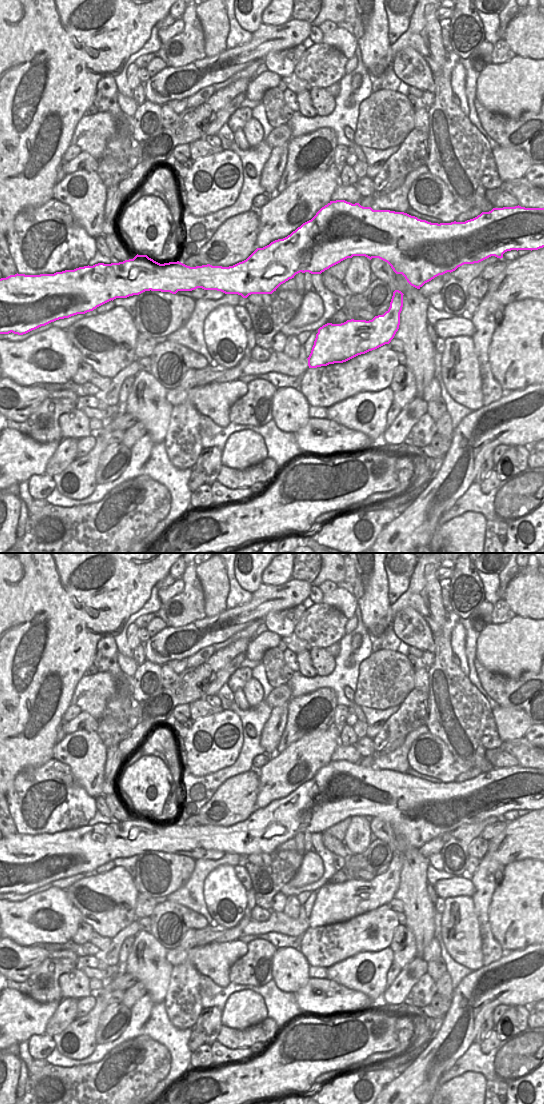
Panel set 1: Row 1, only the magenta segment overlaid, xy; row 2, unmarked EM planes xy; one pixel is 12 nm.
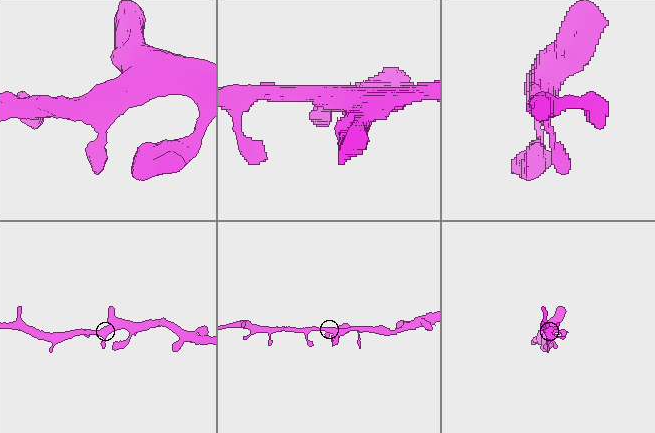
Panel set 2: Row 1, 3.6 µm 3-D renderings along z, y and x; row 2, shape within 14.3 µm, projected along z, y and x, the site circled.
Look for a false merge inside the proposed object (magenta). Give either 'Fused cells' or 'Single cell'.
Single cell

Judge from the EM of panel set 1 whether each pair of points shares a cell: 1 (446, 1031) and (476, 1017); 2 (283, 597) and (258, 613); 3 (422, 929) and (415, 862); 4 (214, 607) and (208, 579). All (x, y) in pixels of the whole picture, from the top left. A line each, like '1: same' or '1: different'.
1: same
2: same
3: same
4: same

